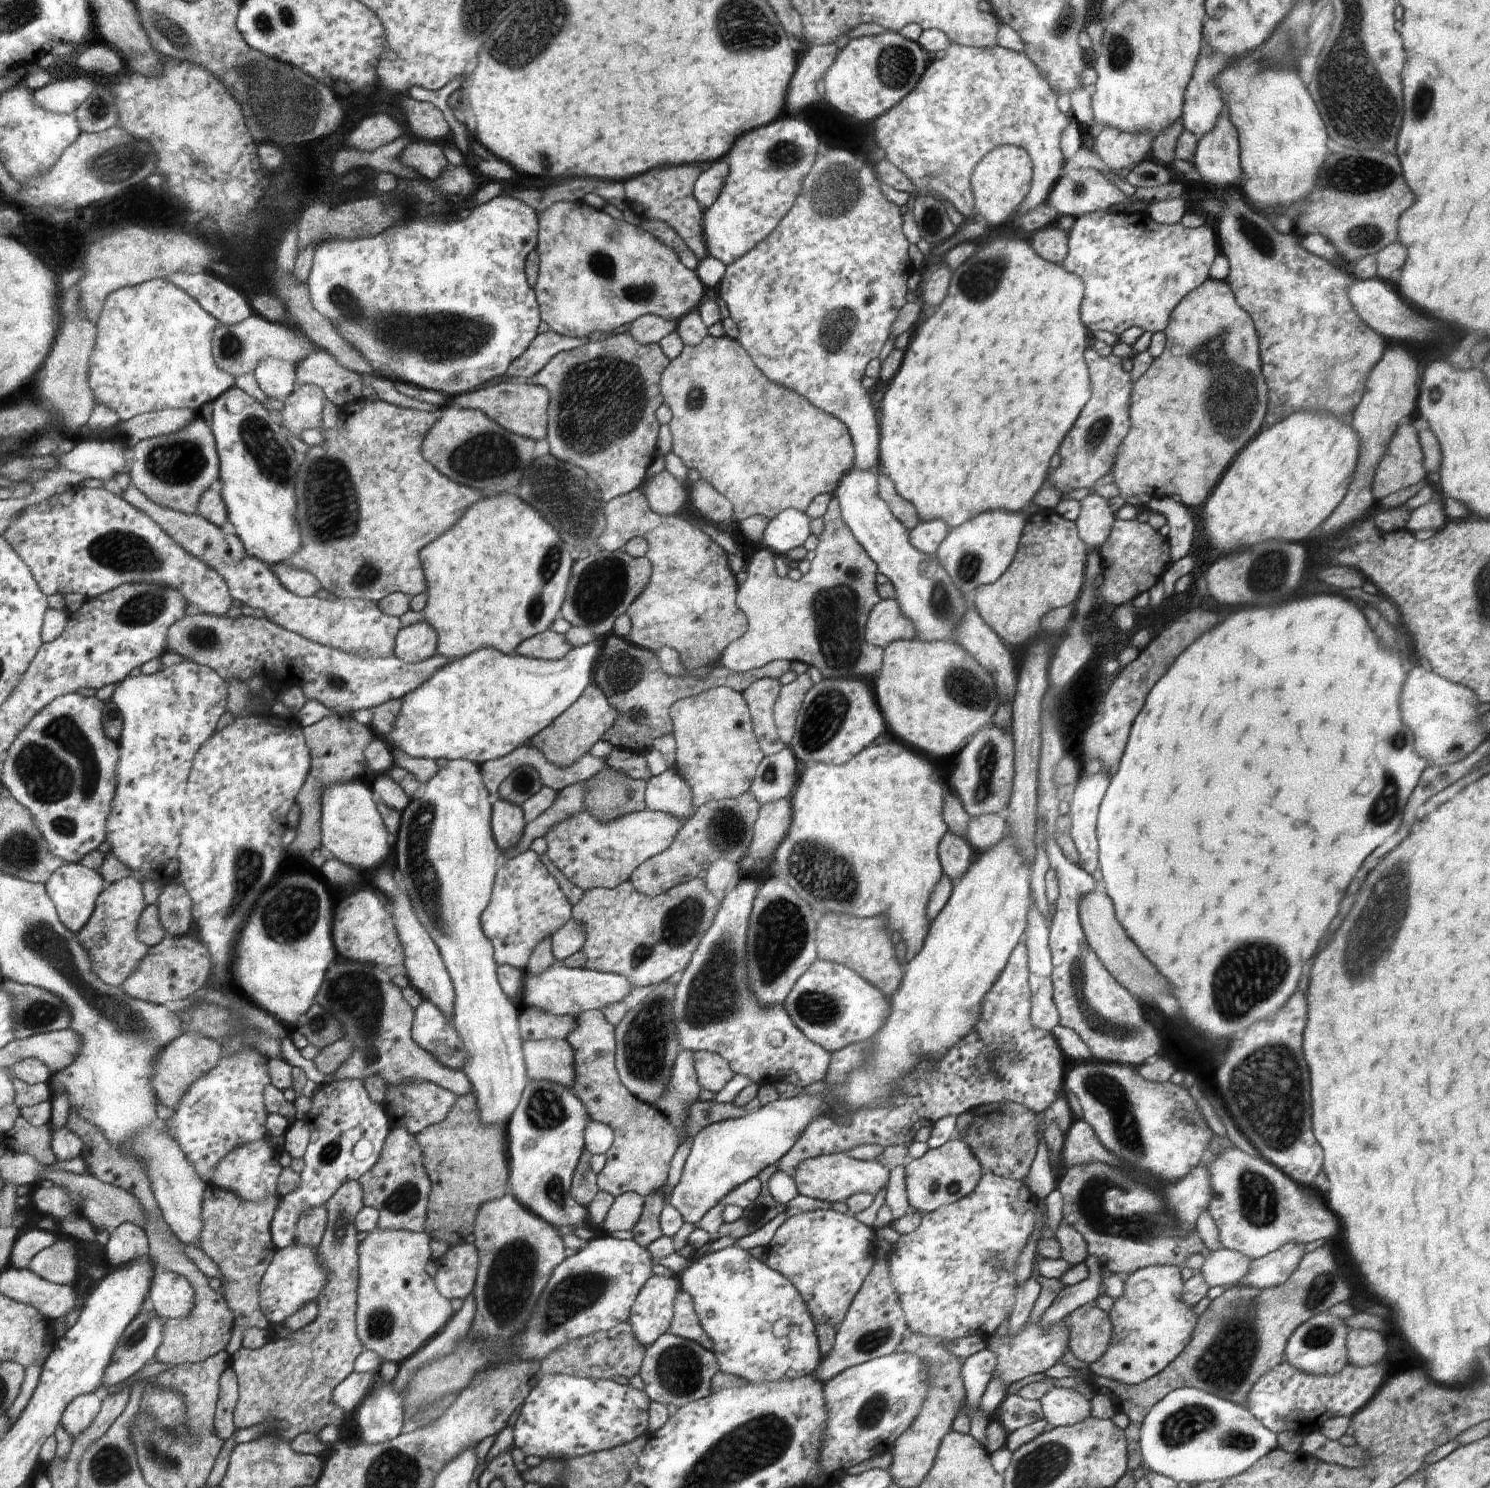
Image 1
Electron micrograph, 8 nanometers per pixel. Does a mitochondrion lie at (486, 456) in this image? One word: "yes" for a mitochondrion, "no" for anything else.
yes

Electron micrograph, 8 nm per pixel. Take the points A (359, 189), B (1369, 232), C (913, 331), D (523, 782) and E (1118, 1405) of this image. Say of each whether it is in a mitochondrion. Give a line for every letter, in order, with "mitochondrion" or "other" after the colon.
A: other
B: mitochondrion
C: other
D: mitochondrion
E: other

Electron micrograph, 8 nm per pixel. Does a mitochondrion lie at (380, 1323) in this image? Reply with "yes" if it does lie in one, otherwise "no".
yes

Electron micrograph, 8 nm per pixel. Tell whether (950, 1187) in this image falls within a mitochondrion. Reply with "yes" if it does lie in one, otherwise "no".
yes

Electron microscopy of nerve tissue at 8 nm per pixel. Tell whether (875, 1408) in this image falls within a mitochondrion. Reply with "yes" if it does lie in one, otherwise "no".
yes

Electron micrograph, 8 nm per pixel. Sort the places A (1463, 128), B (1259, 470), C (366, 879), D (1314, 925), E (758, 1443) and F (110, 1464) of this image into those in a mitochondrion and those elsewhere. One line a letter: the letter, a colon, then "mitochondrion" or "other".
A: other
B: other
C: other
D: other
E: mitochondrion
F: mitochondrion

